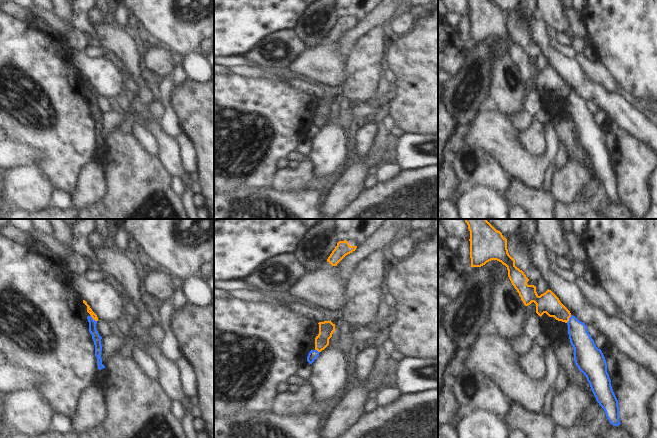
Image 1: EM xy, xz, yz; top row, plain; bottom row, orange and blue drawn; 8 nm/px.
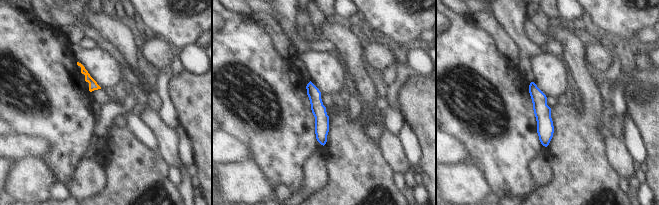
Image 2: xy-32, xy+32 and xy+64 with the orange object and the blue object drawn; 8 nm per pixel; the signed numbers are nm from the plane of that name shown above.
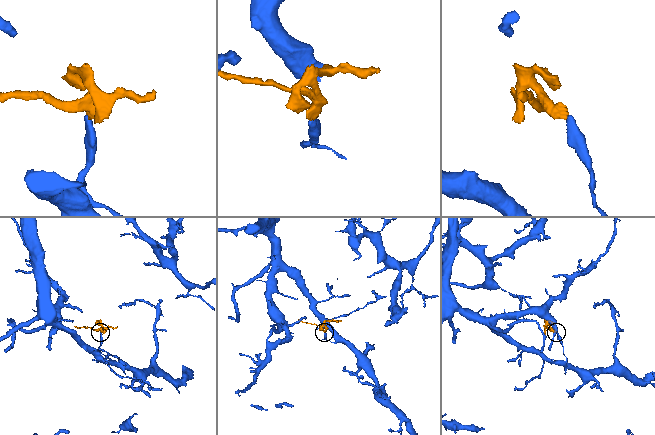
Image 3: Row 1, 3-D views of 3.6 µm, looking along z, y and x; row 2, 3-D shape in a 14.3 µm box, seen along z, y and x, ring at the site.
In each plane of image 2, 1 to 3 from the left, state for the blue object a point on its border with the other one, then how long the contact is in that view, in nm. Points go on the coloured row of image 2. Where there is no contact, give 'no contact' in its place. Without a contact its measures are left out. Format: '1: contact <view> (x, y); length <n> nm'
1: no contact
2: no contact
3: no contact

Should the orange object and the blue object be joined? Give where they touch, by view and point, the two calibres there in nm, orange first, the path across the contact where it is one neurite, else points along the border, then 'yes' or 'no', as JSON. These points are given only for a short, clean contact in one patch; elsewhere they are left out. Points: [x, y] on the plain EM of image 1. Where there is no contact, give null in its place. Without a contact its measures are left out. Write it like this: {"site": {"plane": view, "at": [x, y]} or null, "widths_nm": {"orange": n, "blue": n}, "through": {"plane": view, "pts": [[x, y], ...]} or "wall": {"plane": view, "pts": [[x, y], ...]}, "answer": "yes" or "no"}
{"site": {"plane": "xy", "at": [93, 94]}, "widths_nm": {"orange": 50, "blue": 70}, "wall": {"plane": "xy", "pts": [[90, 90], [96, 97]]}, "answer": "no"}

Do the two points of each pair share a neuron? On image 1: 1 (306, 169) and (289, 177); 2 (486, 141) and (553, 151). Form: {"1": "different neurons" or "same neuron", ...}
{"1": "same neuron", "2": "same neuron"}

